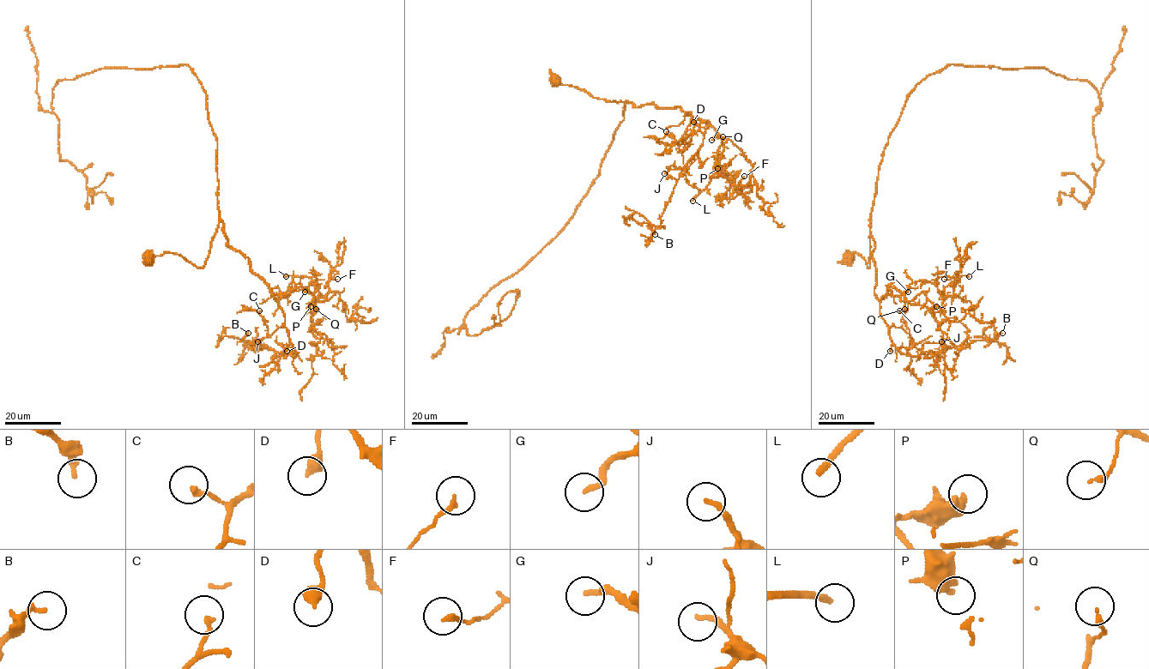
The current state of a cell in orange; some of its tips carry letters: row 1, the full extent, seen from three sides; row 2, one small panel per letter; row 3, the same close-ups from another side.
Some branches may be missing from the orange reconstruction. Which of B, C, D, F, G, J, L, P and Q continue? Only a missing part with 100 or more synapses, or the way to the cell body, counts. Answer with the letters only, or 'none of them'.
G, L

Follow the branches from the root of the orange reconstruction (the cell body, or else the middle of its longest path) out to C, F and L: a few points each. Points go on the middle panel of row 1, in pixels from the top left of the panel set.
C: (554, 79), (606, 100), (627, 101), (636, 107), (678, 106), (691, 113), (679, 141), (666, 131)
F: (554, 79), (606, 100), (679, 106), (722, 138), (718, 166), (735, 175), (736, 188), (744, 176)
L: (554, 79), (606, 100), (679, 106), (707, 122), (722, 138), (723, 150), (718, 169), (692, 201)

